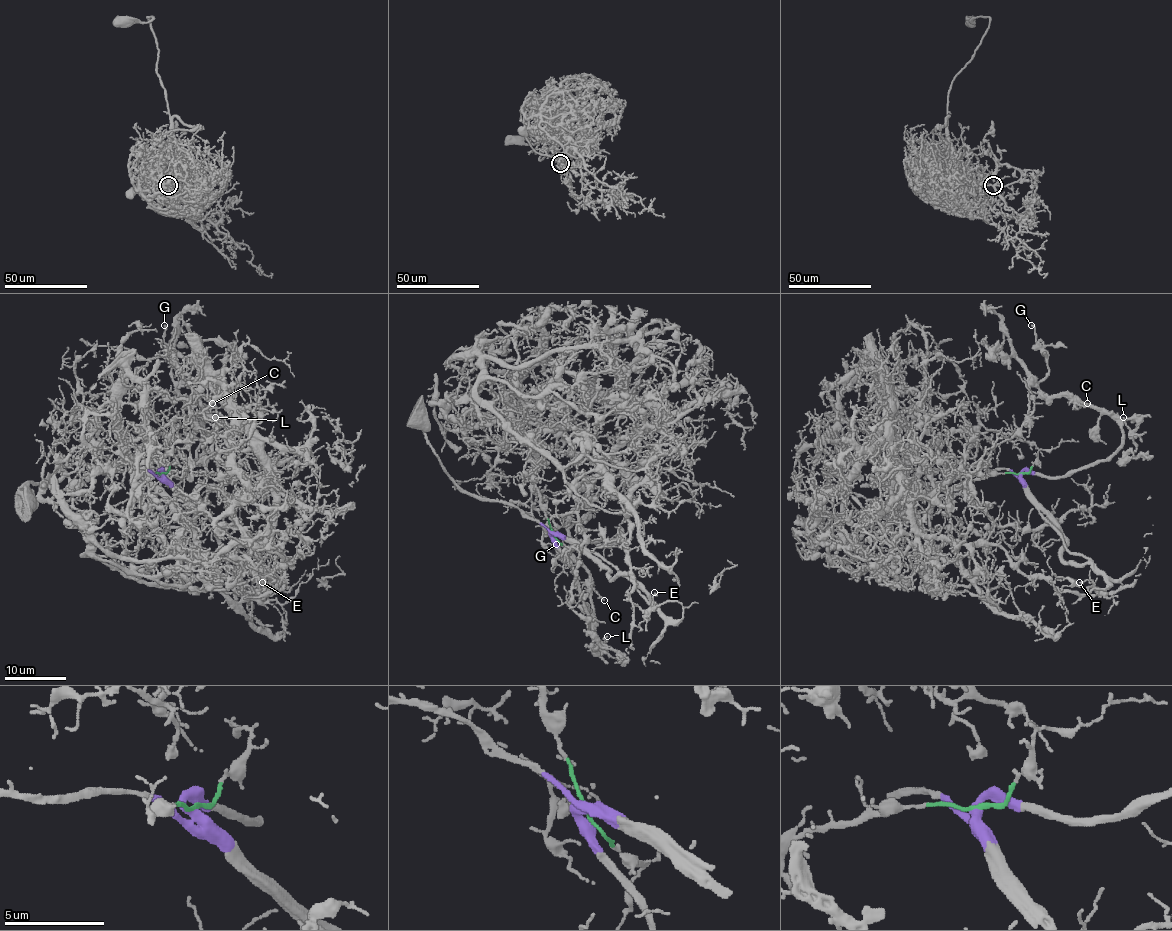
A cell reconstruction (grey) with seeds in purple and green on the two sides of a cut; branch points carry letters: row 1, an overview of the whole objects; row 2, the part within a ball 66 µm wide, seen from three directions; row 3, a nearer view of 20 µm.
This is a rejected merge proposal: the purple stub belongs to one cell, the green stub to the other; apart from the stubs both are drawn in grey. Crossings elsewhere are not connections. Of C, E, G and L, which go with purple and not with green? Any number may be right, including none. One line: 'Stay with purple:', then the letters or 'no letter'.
Stay with purple: C, E, G, L

